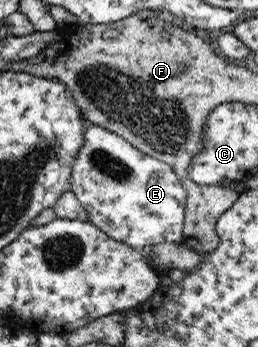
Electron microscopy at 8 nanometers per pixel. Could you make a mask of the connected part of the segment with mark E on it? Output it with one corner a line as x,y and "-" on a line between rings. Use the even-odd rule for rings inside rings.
85,122
83,142
74,157
70,180
71,191
84,207
88,221
94,223
109,238
132,248
145,249
164,242
181,242
186,206
186,189
170,166
144,154
124,138
106,128

